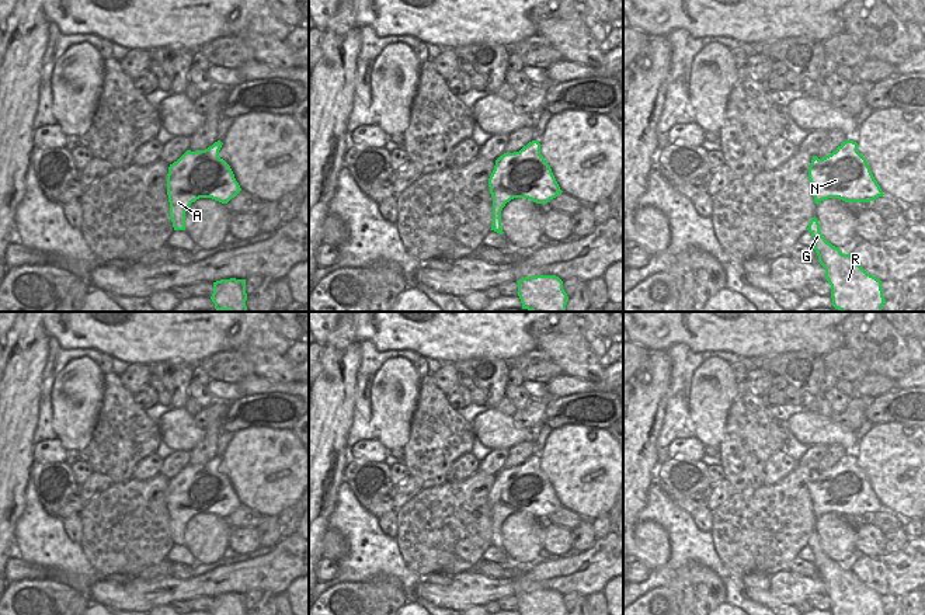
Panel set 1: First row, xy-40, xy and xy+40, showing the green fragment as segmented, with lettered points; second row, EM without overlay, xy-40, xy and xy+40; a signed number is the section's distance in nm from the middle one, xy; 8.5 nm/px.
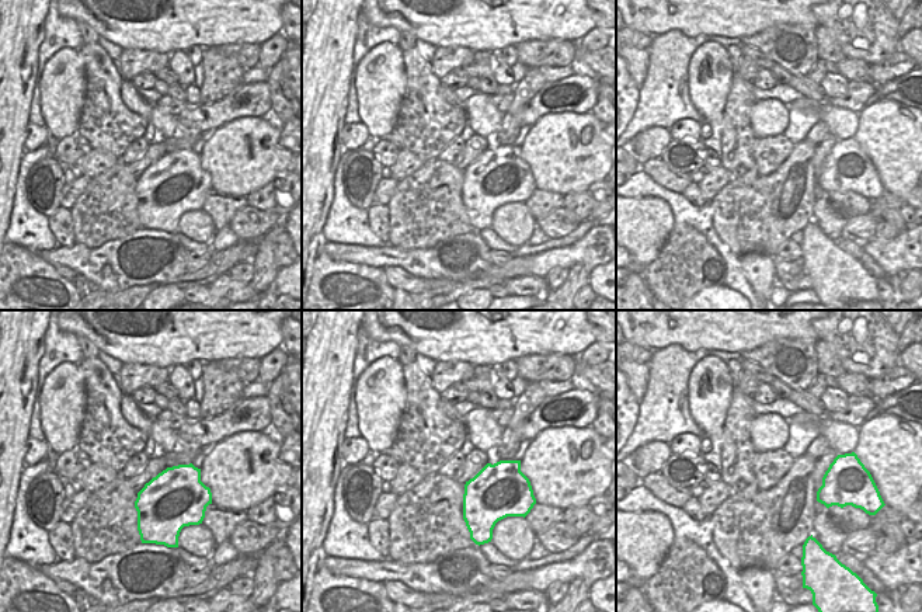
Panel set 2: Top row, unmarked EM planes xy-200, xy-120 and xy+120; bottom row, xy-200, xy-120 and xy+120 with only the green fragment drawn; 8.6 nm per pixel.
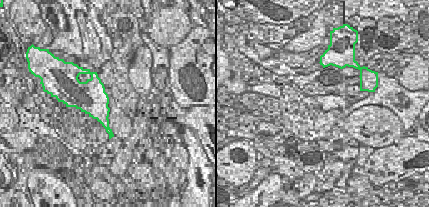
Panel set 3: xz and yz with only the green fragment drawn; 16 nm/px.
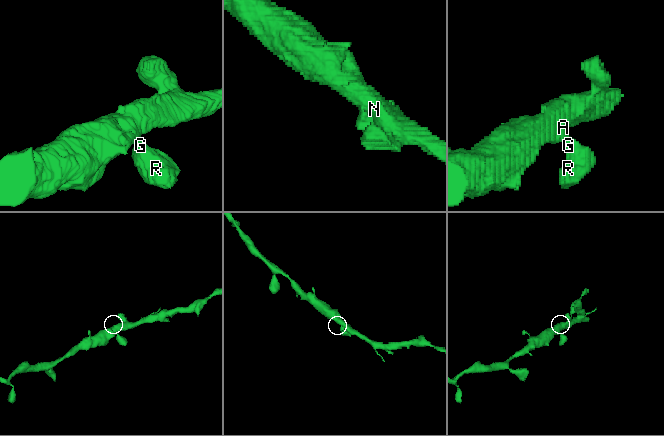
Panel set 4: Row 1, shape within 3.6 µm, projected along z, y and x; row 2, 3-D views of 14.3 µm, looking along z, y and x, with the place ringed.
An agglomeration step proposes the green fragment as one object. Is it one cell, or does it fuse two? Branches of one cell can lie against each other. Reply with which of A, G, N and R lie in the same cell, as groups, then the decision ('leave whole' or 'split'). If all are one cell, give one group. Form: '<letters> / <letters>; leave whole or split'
A G N R; leave whole

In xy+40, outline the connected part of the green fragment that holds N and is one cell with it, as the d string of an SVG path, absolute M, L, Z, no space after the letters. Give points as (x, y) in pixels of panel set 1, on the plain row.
M853 455L842 456L835 466L823 473L813 470L808 494L817 520L828 512L870 517L884 510Z

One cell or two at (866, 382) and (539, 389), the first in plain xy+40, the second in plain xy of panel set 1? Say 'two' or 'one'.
two

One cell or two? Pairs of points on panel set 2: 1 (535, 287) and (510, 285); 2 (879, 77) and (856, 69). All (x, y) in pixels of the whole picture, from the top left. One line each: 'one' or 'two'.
1: one
2: two

